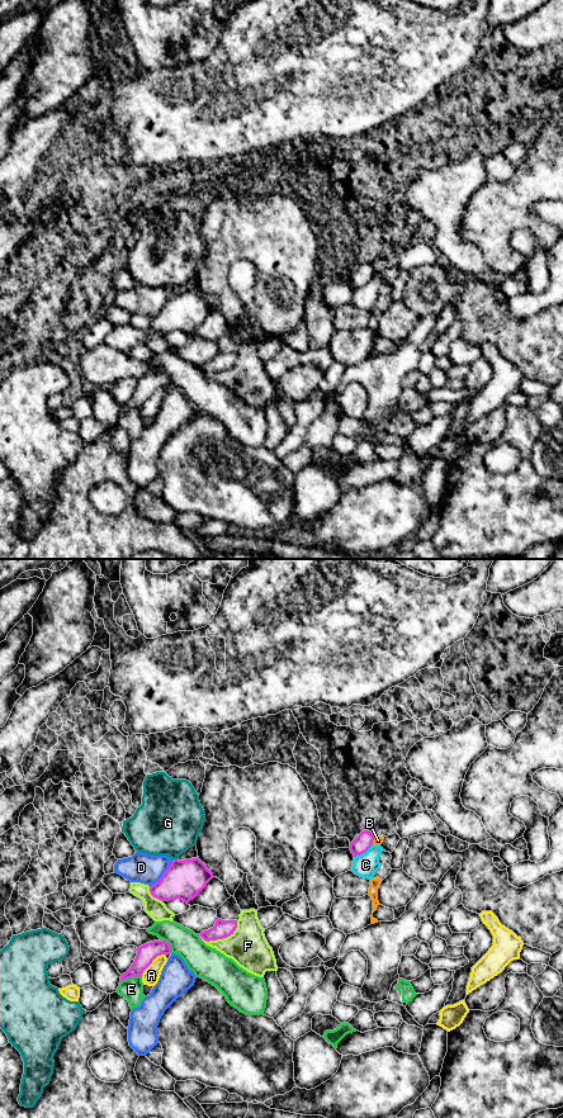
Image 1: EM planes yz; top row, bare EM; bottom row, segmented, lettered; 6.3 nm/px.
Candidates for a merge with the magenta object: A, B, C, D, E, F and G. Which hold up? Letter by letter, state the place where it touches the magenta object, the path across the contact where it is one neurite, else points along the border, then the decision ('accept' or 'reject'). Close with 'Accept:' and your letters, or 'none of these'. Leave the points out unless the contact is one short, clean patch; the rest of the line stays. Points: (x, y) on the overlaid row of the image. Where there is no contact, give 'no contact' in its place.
A: meets magenta in yz at (151, 962); reject
B: meets magenta in yz at (373, 839); border along yz (375, 837), (372, 844); reject
C: meets magenta in yz at (363, 852); border along yz (372, 844), (354, 857); reject
D: meets magenta in yz at (162, 875); reject
E: meets magenta in yz at (131, 976); reject
F: meets magenta in yz at (221, 938); reject
G: meets magenta in yz at (175, 860); reject
Accept: none of these

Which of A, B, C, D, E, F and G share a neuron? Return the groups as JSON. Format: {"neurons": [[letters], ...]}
{"neurons": [["A"], ["B", "C"], ["D"], ["E"], ["F"], ["G"]]}

